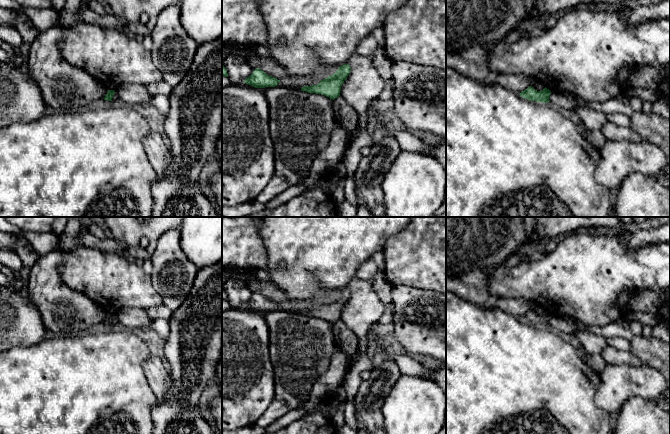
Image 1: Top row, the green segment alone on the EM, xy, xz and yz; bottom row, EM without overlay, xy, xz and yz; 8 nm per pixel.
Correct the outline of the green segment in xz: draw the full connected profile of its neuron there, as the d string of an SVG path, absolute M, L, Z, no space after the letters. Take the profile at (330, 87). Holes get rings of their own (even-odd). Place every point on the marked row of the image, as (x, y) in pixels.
M341 65L333 75L321 80L317 85L304 86L301 88L301 91L321 94L334 100L340 96L341 86L348 77L350 71L350 65Z

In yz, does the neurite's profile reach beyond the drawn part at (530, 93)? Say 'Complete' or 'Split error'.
Complete

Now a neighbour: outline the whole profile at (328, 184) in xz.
M330 175L321 179L317 188L323 190L325 193L332 195L335 189L337 188L338 184L339 177L336 175Z

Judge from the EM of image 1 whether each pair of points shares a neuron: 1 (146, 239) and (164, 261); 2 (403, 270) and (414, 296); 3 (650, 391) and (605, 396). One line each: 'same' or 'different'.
1: different
2: different
3: same

